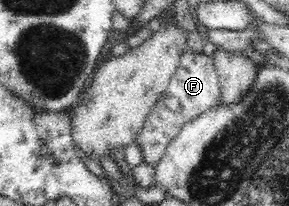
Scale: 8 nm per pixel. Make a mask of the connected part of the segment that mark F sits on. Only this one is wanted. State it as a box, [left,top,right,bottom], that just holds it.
[135,50,220,167]

